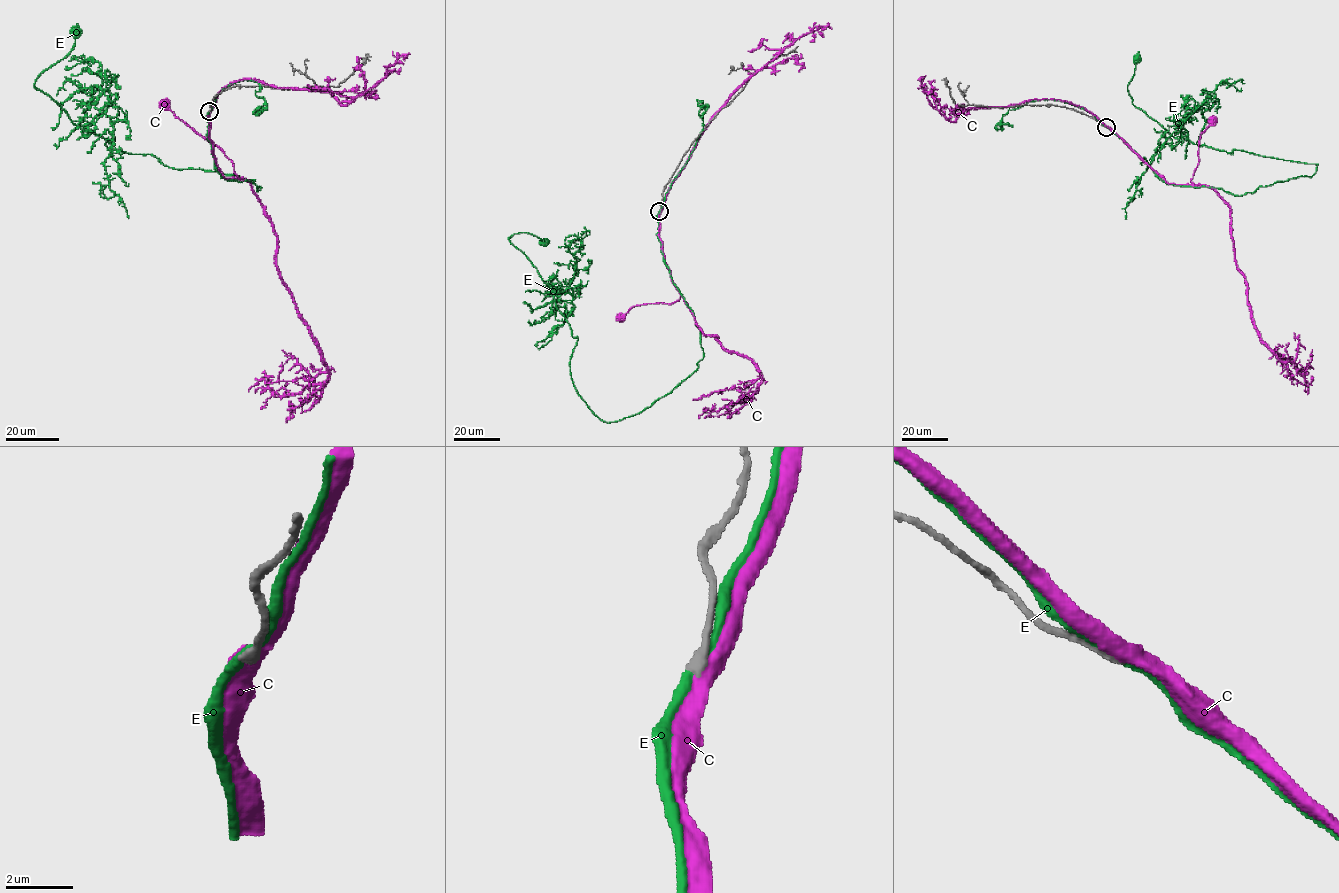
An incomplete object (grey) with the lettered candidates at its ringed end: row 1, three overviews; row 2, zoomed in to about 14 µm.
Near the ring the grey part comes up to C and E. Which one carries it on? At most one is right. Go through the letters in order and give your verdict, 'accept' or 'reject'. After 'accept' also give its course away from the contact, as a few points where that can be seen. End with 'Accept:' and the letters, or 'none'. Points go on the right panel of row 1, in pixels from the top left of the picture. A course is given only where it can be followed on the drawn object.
C: reject
E: reject
Accept: none

